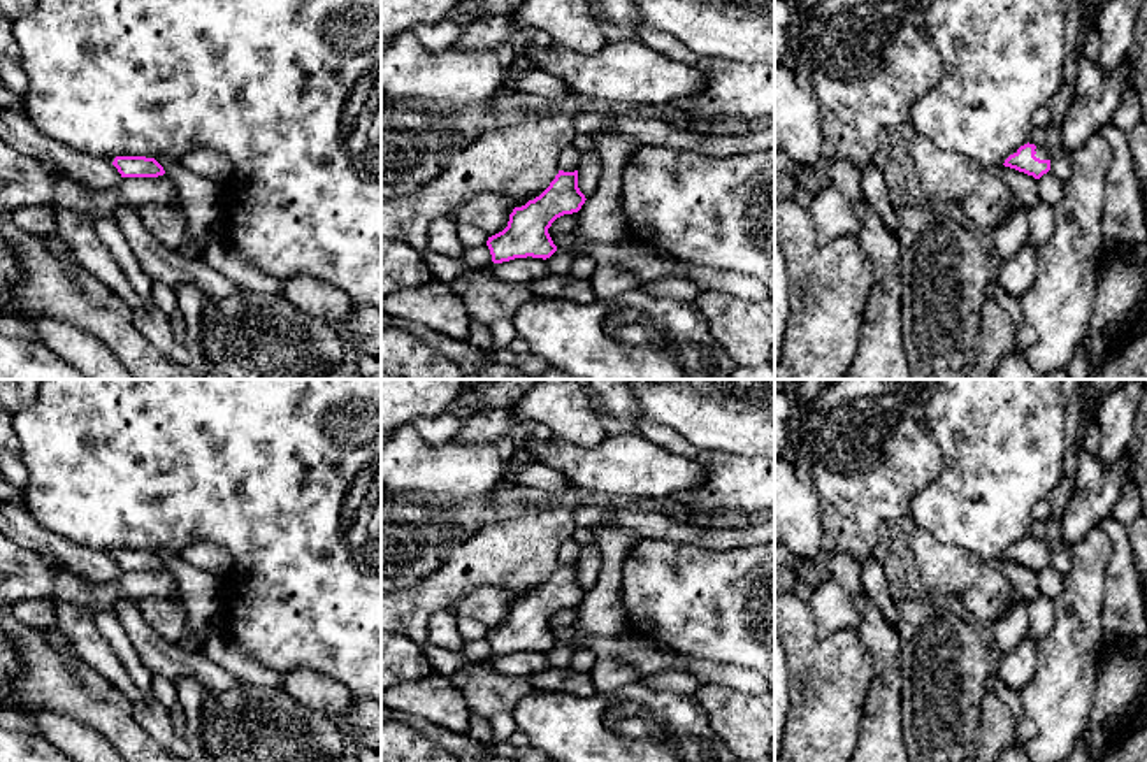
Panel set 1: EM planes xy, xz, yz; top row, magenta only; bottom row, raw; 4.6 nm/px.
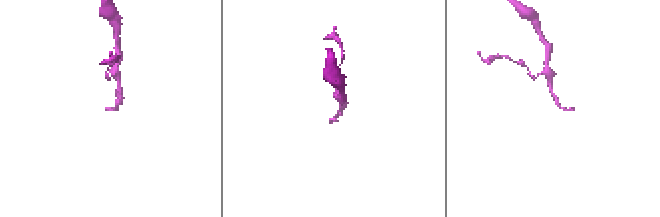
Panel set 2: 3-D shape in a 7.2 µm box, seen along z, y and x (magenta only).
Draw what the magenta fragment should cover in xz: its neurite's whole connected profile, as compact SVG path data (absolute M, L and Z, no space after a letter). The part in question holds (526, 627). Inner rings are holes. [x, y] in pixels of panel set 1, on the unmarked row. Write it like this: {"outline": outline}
{"outline": "M559 564L539 590L513 602L502 625L488 630L487 639L492 655L502 657L527 650L550 651L557 644L557 639L548 622L557 611L578 606L585 593L585 588L578 581L578 564Z"}

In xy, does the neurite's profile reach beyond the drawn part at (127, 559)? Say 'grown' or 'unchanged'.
unchanged

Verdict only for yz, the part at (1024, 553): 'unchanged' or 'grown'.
grown

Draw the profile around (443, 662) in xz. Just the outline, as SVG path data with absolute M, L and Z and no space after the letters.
M427 644L423 650L434 674L444 678L451 678L458 669L471 662L462 655L462 651L446 651L430 644Z

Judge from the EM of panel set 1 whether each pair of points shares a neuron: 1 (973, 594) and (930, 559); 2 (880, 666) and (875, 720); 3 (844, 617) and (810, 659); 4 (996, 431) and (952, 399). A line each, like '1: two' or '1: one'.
1: one
2: one
3: two
4: one

